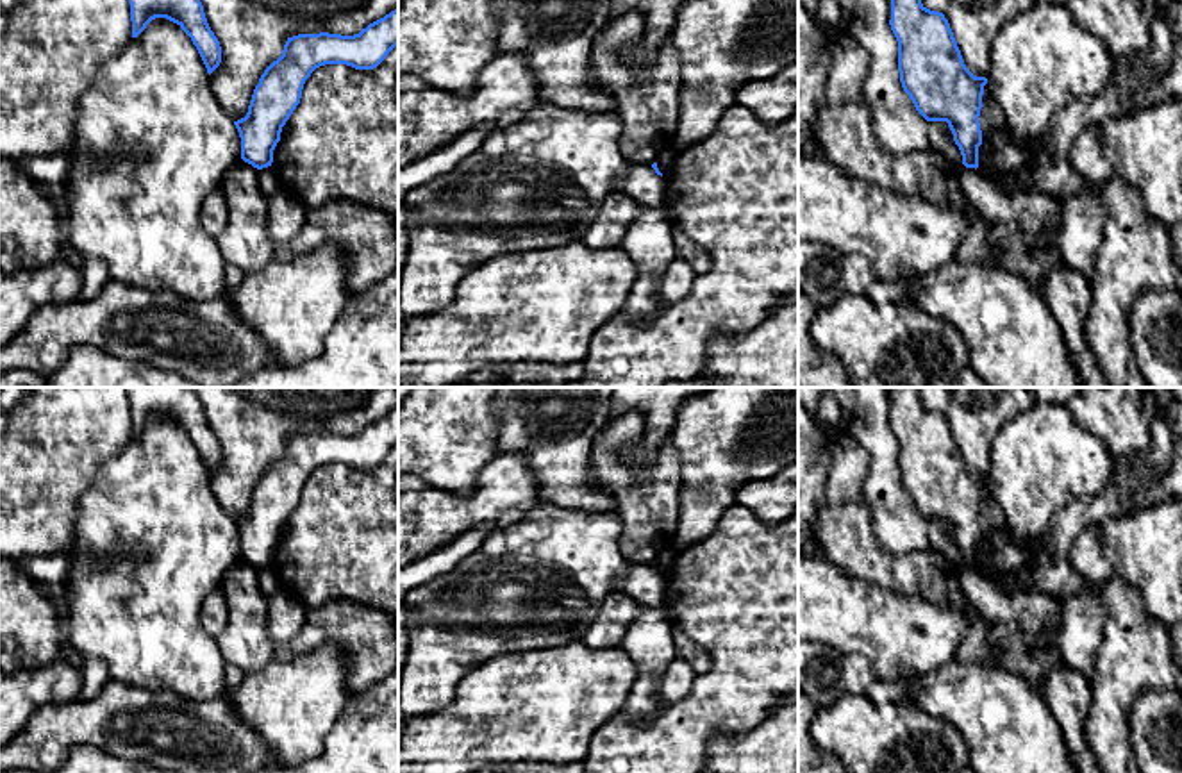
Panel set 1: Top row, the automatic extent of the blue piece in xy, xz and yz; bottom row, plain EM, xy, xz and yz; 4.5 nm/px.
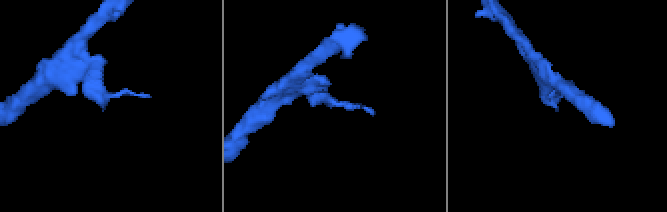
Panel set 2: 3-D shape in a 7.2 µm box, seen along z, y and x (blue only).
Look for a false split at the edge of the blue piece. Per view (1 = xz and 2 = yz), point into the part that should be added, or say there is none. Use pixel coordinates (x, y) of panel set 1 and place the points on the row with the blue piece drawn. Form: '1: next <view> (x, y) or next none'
1: next none
2: next none

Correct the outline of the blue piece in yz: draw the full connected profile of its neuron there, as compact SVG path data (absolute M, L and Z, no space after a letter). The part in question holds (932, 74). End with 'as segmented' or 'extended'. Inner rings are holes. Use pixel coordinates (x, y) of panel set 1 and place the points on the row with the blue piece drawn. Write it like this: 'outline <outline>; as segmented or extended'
outline M891 0L889 25L898 41L903 91L927 121L948 123L962 164L977 170L987 79L966 68L948 20L921 0Z; as segmented

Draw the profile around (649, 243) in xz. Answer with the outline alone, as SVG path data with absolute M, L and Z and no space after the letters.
M645 205L621 248L637 266L637 280L625 300L623 312L628 320L646 325L668 305L657 287L661 275L677 259L673 223L666 207Z

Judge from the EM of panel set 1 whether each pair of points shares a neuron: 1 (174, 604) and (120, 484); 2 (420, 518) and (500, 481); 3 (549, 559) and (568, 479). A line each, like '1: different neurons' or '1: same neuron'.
1: same neuron
2: same neuron
3: different neurons

